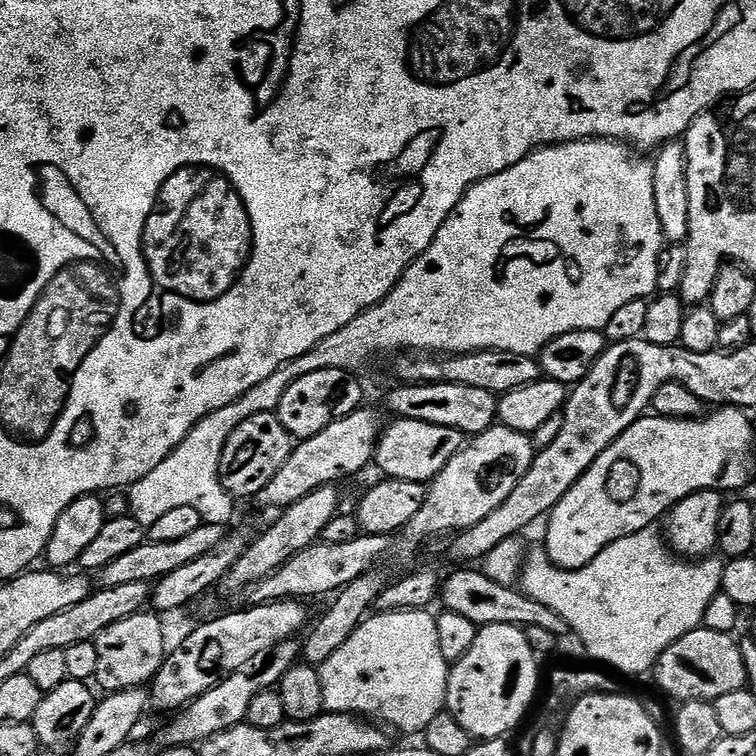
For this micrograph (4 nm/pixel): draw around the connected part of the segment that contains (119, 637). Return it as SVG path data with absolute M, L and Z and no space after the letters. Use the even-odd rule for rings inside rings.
M148 610L135 612L130 618L122 618L122 622L114 622L114 626L106 626L106 630L96 636L98 670L94 680L104 687L105 693L141 688L158 674L166 655L164 628L159 619L159 615Z

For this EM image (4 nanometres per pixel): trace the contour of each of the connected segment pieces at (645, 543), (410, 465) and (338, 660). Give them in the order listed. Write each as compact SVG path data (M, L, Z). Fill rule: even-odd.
M655 527L643 528L638 534L618 538L618 542L606 546L598 558L576 571L545 567L544 584L538 585L532 592L536 601L549 606L566 621L571 635L580 639L581 646L594 659L601 660L596 662L609 664L604 666L617 668L628 676L651 673L656 660L669 646L703 625L706 606L710 604L710 598L720 593L724 573L724 564L713 558L677 558L665 537L661 533L659 536L656 531Z
M417 420L391 421L393 424L383 429L376 441L375 467L384 471L385 477L406 482L418 482L427 485L436 475L464 448L465 433L454 430L450 426L434 426L430 422Z
M377 611L359 624L342 650L319 665L324 712L350 712L365 718L384 716L383 723L389 729L423 733L431 720L445 711L450 671L450 662L442 658L438 647L436 616L430 613Z

